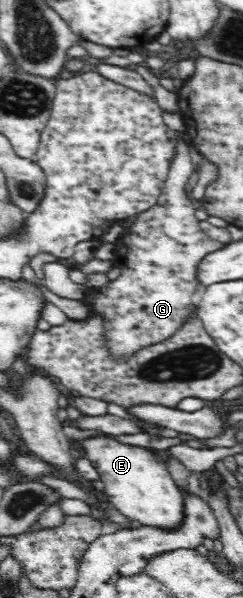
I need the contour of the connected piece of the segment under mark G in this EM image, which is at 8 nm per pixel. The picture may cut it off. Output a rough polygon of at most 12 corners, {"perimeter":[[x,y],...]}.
{"perimeter":[[179,137],[154,207],[116,242],[120,277],[84,299],[116,357],[180,330],[202,231]]}

